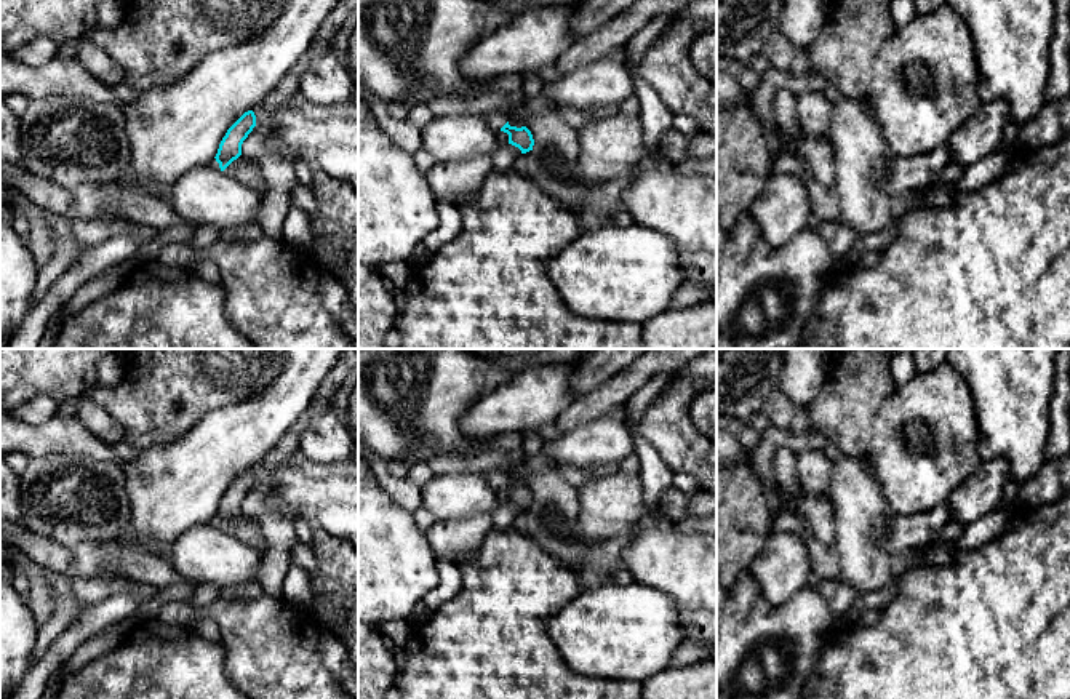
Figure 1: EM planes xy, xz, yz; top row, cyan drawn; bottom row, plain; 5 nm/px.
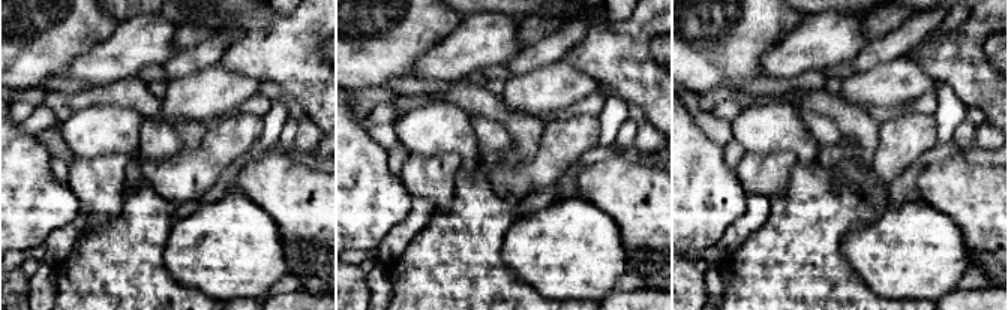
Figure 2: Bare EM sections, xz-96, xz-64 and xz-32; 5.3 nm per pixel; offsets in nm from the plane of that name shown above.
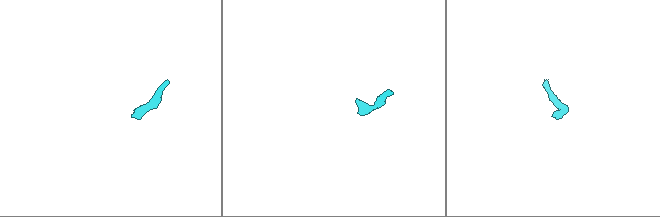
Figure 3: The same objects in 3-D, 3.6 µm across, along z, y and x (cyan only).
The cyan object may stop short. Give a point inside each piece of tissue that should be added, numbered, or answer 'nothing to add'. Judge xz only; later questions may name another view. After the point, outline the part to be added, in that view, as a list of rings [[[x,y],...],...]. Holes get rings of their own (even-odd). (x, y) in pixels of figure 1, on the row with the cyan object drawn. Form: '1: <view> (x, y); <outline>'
1: xz (496, 120); [[[488,112],[481,115],[489,128],[501,131],[501,128],[509,122],[509,117],[501,112]]]

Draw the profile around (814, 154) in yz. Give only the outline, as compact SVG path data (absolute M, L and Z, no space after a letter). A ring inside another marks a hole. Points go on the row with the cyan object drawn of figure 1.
M777 125L782 136L784 154L792 155L811 176L822 186L835 186L835 165L833 165L833 146L830 134L809 136L801 128L793 136L785 136Z

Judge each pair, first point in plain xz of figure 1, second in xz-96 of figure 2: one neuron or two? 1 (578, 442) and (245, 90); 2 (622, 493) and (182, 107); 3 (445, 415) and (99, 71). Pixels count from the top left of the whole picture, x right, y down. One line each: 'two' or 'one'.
1: one
2: two
3: two

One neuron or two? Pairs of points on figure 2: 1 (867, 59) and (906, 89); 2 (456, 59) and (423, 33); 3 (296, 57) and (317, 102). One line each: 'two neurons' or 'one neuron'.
1: two neurons
2: two neurons
3: one neuron

